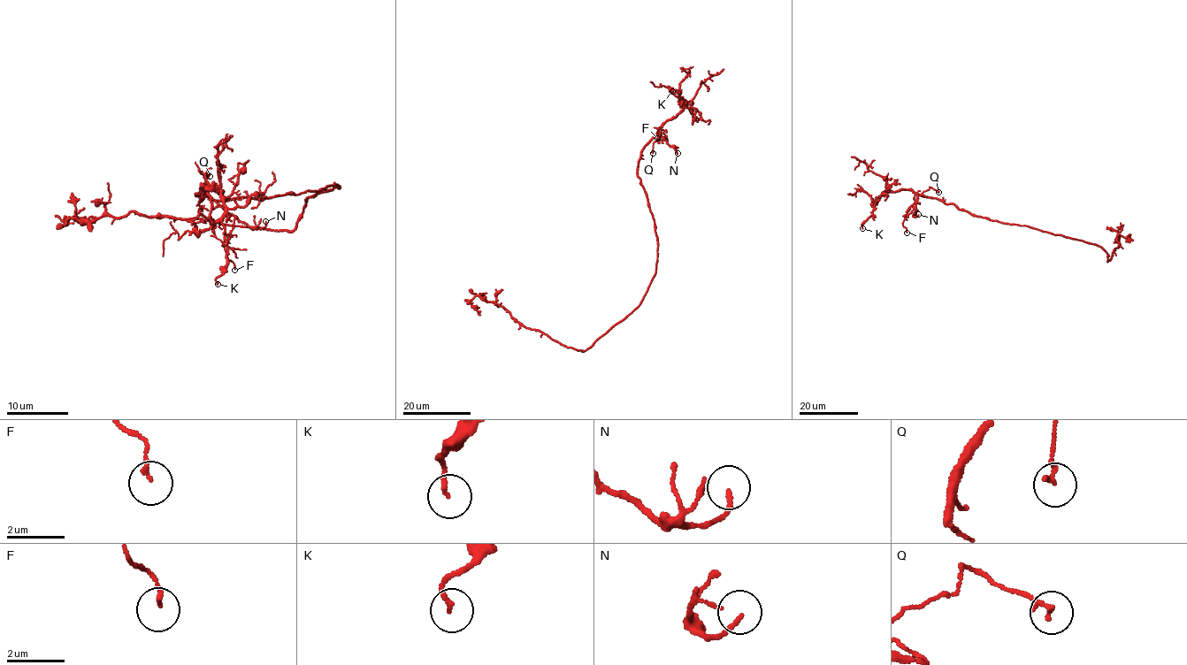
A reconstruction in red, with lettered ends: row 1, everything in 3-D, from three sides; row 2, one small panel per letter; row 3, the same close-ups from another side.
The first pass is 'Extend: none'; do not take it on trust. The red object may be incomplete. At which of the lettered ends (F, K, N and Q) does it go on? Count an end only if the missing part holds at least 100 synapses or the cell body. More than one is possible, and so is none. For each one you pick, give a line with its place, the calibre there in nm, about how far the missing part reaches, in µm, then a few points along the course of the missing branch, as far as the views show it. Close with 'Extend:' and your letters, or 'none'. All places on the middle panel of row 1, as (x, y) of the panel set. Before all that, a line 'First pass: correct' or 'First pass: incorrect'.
First pass: correct
Extend: none

